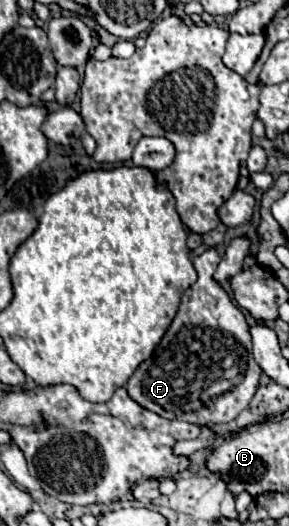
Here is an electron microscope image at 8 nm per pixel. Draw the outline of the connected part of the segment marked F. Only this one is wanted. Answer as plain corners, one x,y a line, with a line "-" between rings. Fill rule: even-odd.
209,248
201,256
193,258
197,270
197,282
191,284
181,296
181,306
177,310
177,316
173,318
171,326
163,334
153,356
139,364
139,368
135,370
135,374
129,378
125,386
129,396
143,408
169,420
183,420
209,428
213,428
215,424
227,424
235,420
239,412
249,406
261,376
261,368
257,366
251,354
251,334
247,320
243,312
233,304
231,296
223,290
223,286
213,280
213,272
217,270
219,262
221,262
221,254
217,248

